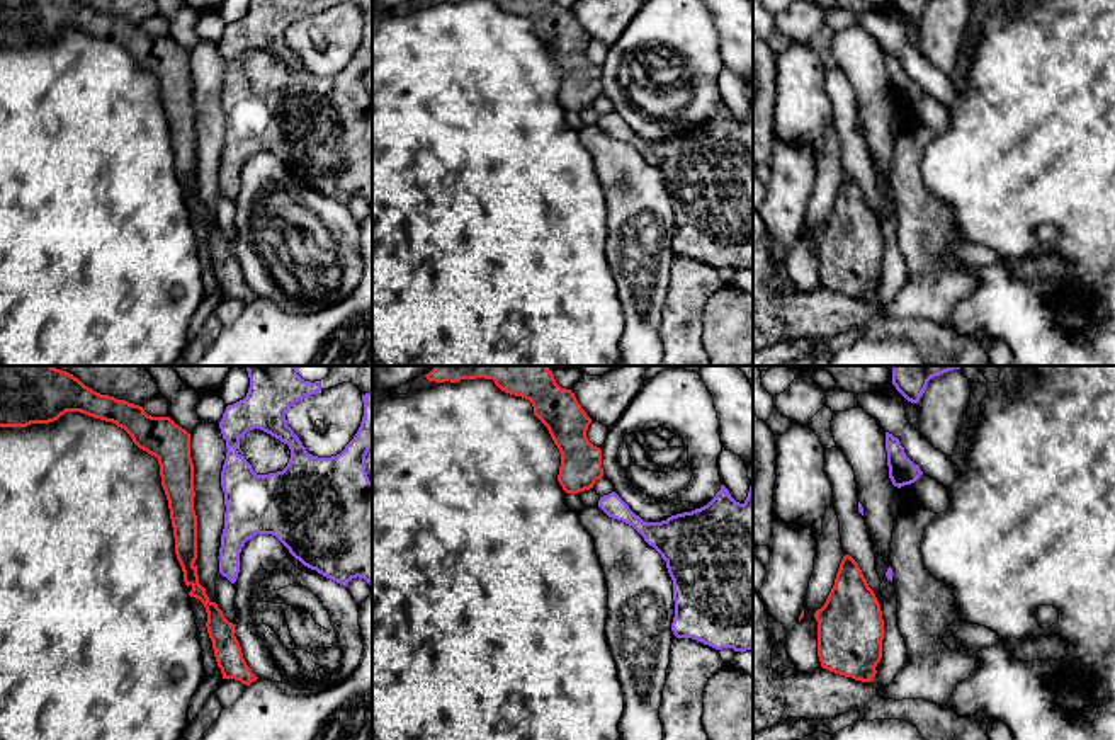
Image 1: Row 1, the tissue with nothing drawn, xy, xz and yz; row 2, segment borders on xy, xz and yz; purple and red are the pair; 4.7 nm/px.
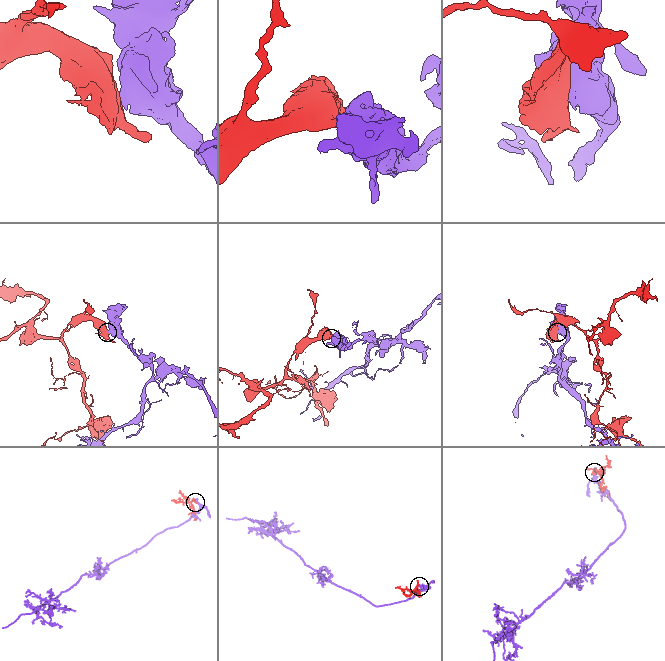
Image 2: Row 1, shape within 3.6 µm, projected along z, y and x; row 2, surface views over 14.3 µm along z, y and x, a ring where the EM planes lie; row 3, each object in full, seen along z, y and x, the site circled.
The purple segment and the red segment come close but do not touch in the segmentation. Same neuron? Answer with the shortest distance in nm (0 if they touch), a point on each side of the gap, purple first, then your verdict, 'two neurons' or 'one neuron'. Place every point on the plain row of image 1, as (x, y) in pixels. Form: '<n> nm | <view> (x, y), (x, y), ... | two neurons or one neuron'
60 nm | xz (600, 116), (592, 106) | two neurons

